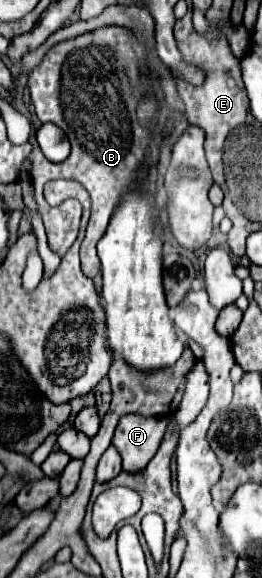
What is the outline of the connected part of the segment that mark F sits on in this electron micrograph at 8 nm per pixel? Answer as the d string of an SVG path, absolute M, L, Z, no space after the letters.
M126 414L120 418L112 444L122 456L122 468L126 472L138 472L154 458L170 418L154 418L140 414Z

